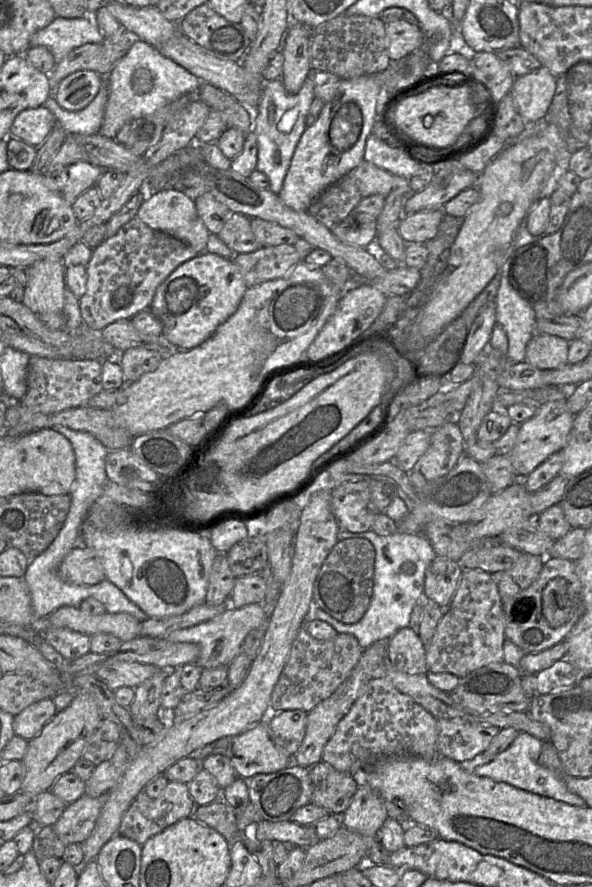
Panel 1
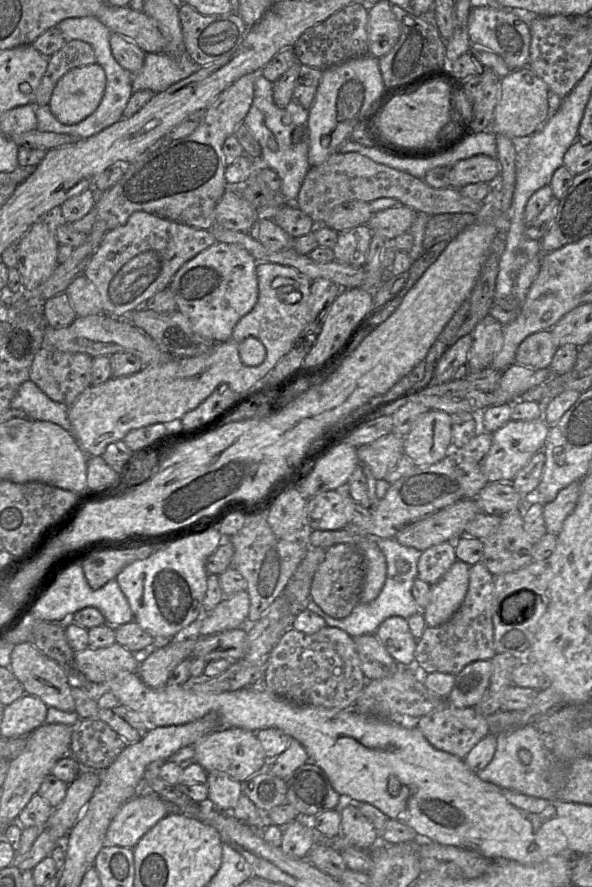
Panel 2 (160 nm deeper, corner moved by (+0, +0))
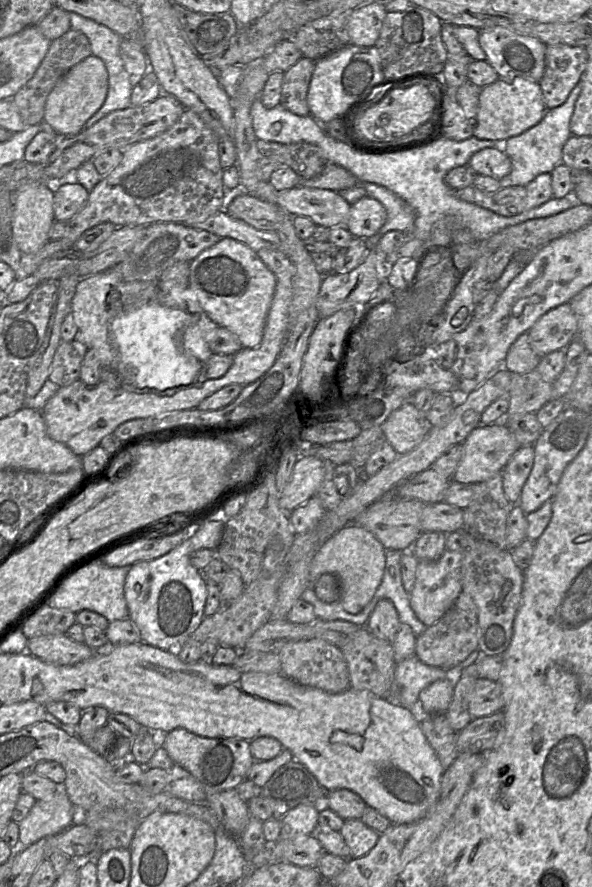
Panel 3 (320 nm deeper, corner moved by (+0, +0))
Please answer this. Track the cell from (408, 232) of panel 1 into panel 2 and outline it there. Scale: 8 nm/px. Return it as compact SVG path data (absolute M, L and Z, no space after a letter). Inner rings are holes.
M401 205L374 213L367 225L372 232L386 240L393 240L410 231L416 214L417 212L413 209Z

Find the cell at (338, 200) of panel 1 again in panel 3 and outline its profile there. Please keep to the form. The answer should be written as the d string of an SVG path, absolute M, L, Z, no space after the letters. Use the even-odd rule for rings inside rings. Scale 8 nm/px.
M545 172L538 175L535 179L525 185L513 185L503 182L503 186L494 192L481 191L473 186L460 188L454 191L455 195L466 202L474 203L487 208L503 216L513 216L537 207L553 196L551 173Z

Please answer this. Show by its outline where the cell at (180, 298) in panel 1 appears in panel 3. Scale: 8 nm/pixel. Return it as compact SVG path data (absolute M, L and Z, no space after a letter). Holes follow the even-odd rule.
M220 238L215 245L203 250L190 261L188 285L196 294L206 314L219 327L226 328L235 334L240 340L242 348L252 349L260 345L275 293L276 277L253 249L233 238Z

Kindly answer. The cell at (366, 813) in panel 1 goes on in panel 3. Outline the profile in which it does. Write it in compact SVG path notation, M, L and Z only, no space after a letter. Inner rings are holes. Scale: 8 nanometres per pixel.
M360 819L344 820L340 833L350 849L350 858L359 858L376 845L380 834Z

